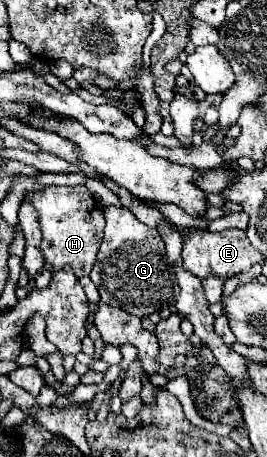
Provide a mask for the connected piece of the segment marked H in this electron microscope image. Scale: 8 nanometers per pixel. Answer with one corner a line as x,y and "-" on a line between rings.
46,186
42,190
28,190
24,200
38,212
42,228
40,248
52,272
72,266
76,278
88,276
96,262
104,230
104,210
94,194
86,186

